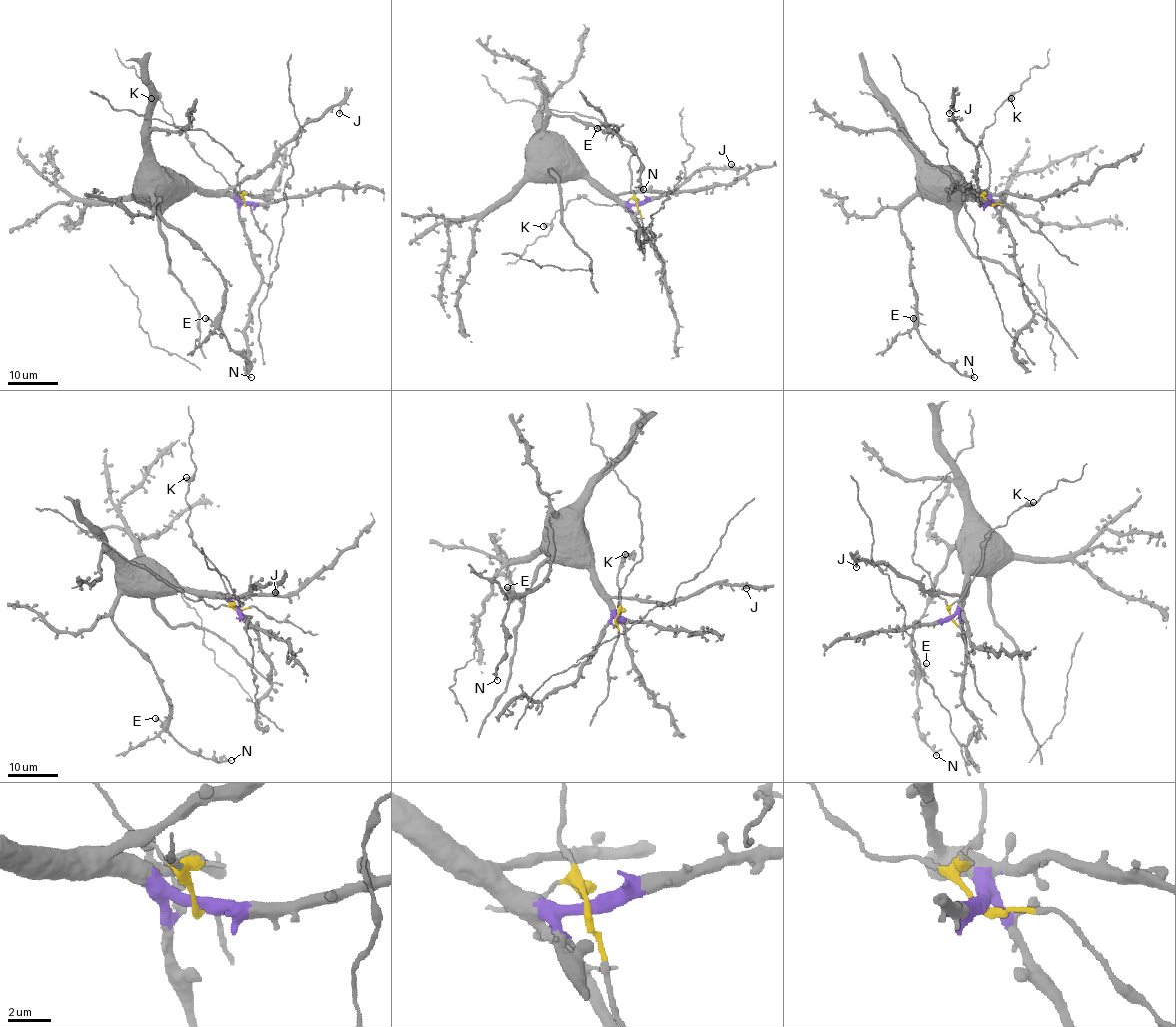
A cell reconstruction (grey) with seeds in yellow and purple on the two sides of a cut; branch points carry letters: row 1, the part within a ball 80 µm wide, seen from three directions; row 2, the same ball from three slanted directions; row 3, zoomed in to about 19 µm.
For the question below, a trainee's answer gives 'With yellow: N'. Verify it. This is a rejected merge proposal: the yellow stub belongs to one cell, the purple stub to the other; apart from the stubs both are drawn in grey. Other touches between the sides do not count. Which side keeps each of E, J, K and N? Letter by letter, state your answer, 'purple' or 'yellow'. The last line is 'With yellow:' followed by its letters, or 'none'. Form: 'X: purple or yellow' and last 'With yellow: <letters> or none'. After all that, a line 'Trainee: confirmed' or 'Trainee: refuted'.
E: purple
J: purple
K: yellow
N: purple
With yellow: K
Trainee: refuted

